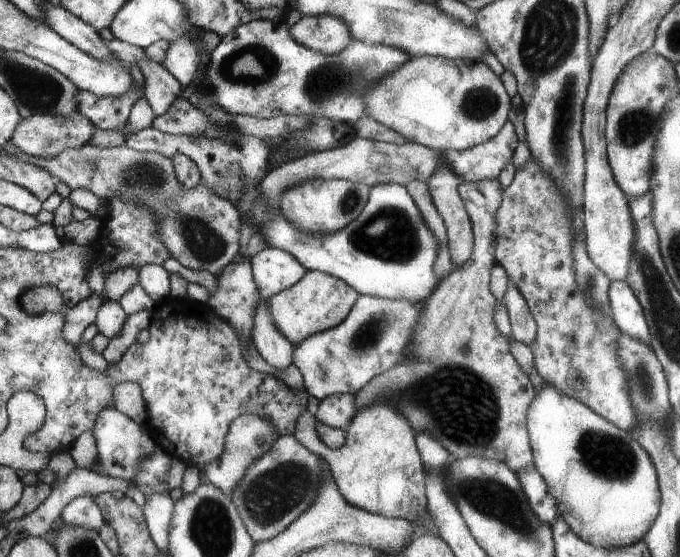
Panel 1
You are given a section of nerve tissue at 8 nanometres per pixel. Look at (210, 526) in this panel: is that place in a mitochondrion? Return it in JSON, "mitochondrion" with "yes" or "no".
{"mitochondrion":"yes"}

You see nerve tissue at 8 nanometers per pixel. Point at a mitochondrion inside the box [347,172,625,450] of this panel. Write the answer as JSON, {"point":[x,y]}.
{"point":[589,276]}

